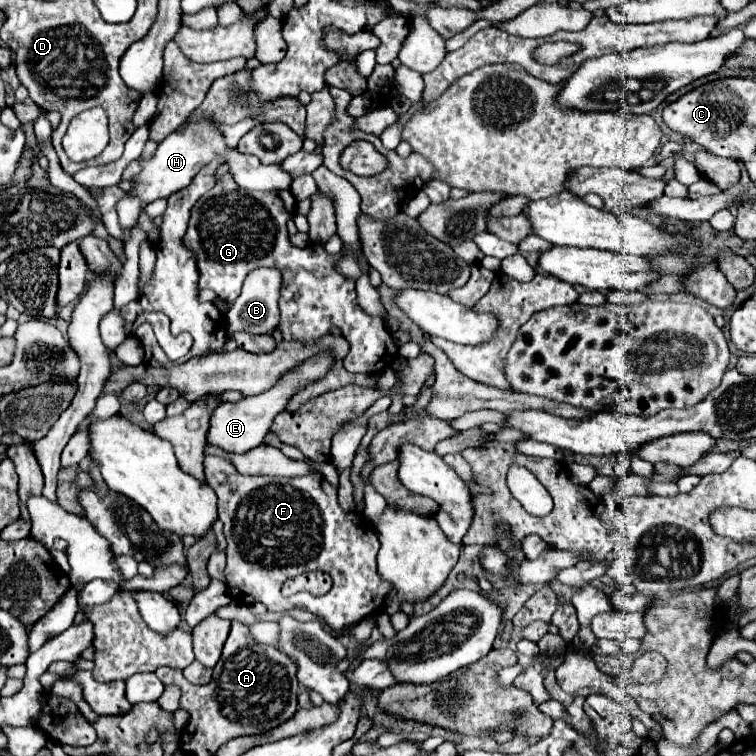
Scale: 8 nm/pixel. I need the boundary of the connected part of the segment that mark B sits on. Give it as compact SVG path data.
M254 269L242 285L240 297L230 305L226 315L228 331L248 331L248 333L270 333L280 321L280 287L282 287L282 273L278 269Z

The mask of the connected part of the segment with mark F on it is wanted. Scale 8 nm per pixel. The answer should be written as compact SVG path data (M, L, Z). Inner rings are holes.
M220 457L204 459L206 483L218 495L218 517L224 523L224 535L228 541L226 553L228 563L224 569L226 585L230 595L238 603L260 601L268 607L268 611L282 611L292 607L306 607L308 611L324 617L332 629L342 629L346 625L358 623L362 617L382 611L382 601L386 597L386 581L378 577L376 571L376 553L380 549L380 541L376 537L376 529L366 521L362 513L346 513L340 509L336 499L336 485L326 483L324 477L314 471L302 477L242 477L236 467ZM304 571L324 571L332 577L332 589L322 595L292 595L284 597L280 593L282 583L288 577L300 575Z

